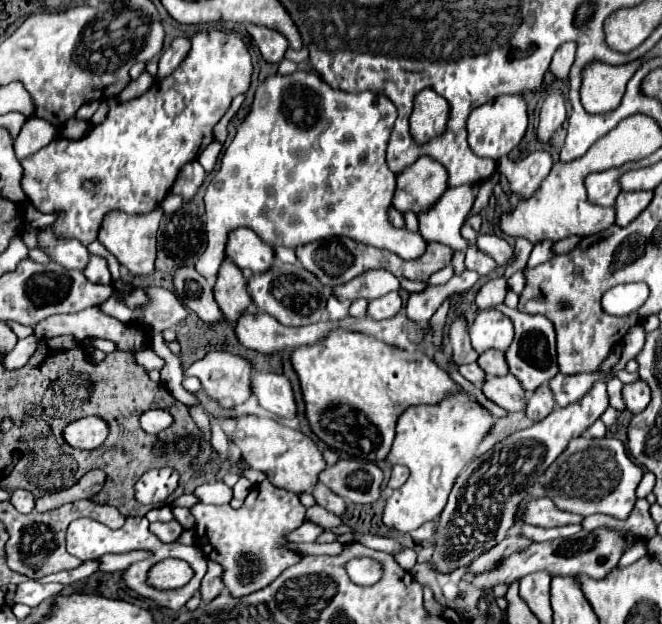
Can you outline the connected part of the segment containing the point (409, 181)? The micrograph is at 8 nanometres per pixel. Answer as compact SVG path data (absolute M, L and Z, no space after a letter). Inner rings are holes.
M426 155L406 167L396 181L398 187L394 193L394 207L400 213L414 211L418 215L428 211L448 189L446 169Z

